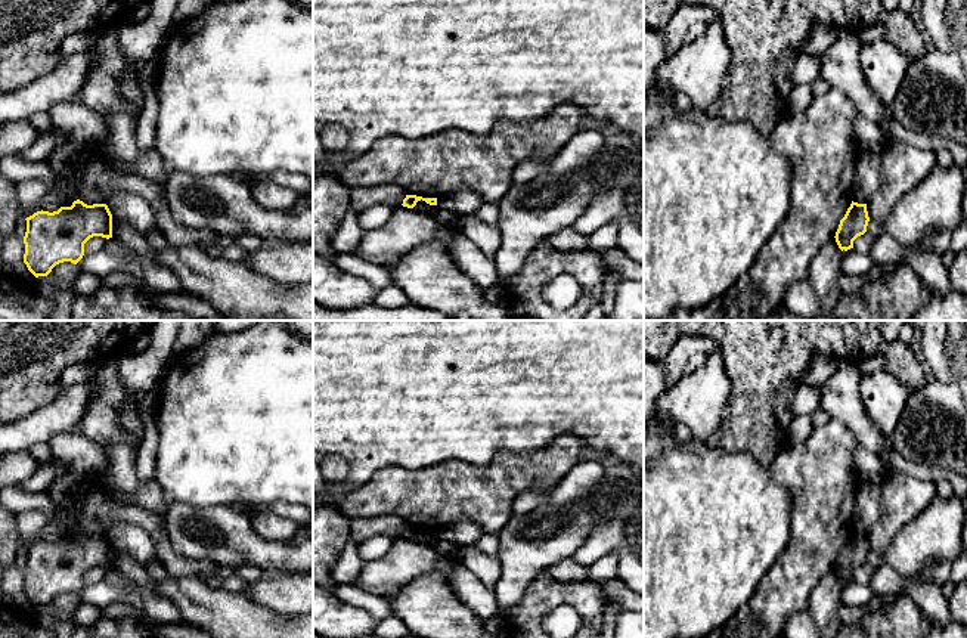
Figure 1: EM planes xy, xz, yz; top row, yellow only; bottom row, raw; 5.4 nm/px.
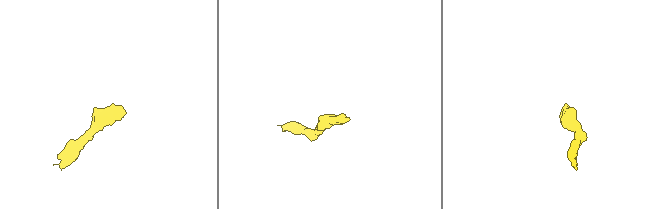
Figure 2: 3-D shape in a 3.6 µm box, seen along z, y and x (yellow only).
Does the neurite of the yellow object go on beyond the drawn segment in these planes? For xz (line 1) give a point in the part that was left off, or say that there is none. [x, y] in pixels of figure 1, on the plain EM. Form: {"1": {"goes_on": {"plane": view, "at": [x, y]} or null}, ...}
{"1": {"goes_on": null}}

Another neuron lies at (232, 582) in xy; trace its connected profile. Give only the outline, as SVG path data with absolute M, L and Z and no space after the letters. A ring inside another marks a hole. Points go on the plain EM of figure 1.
M229 572L221 582L221 588L232 594L244 594L248 582L235 572Z

